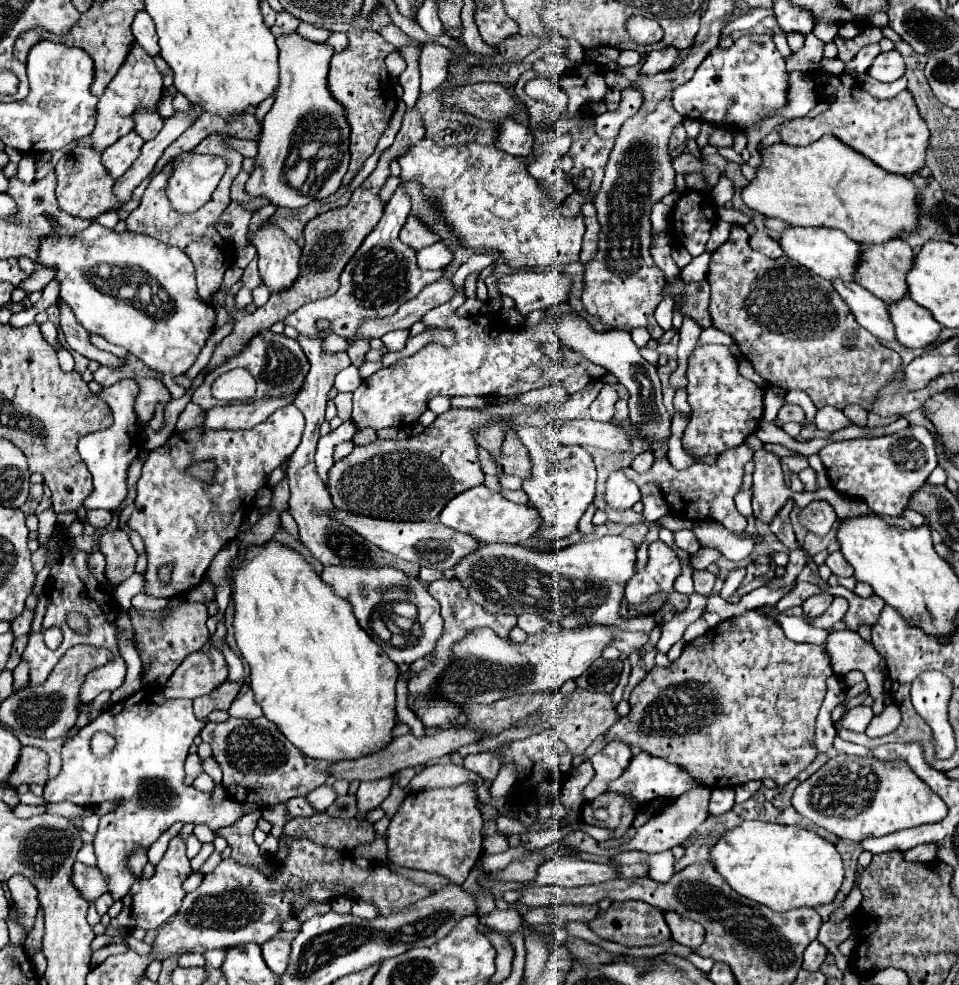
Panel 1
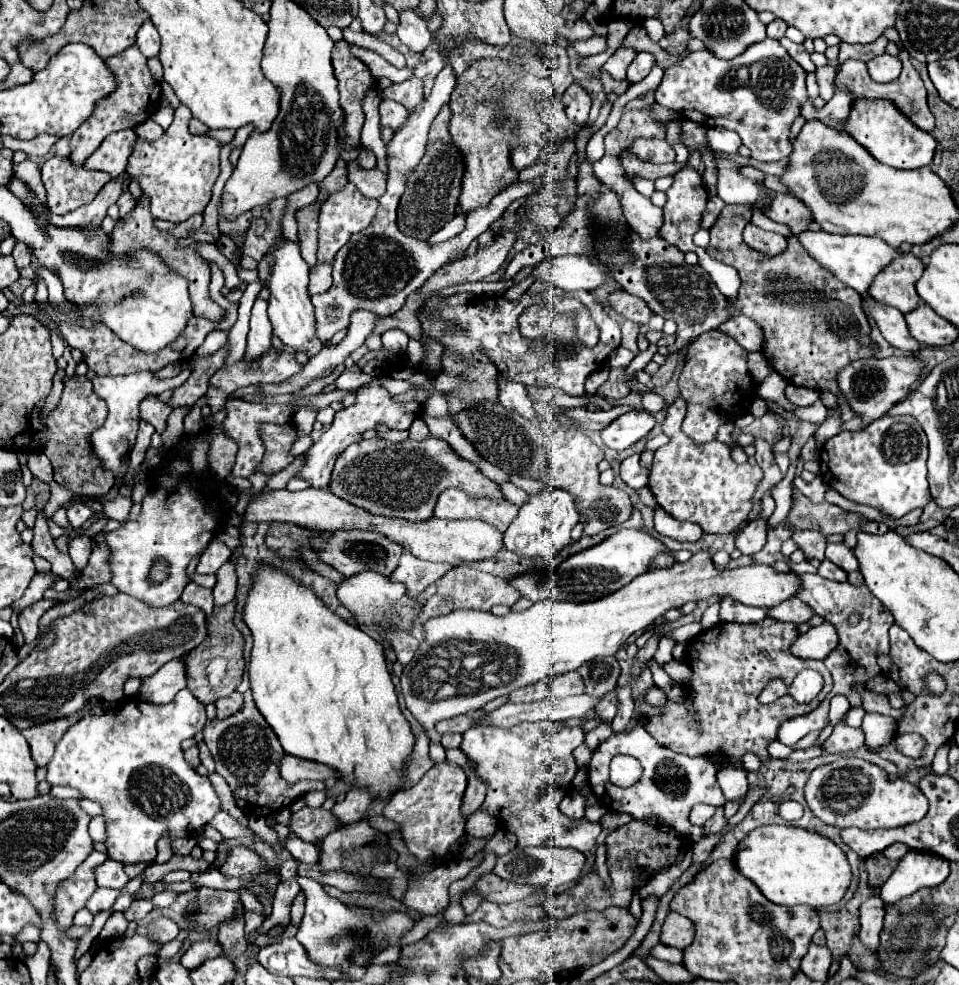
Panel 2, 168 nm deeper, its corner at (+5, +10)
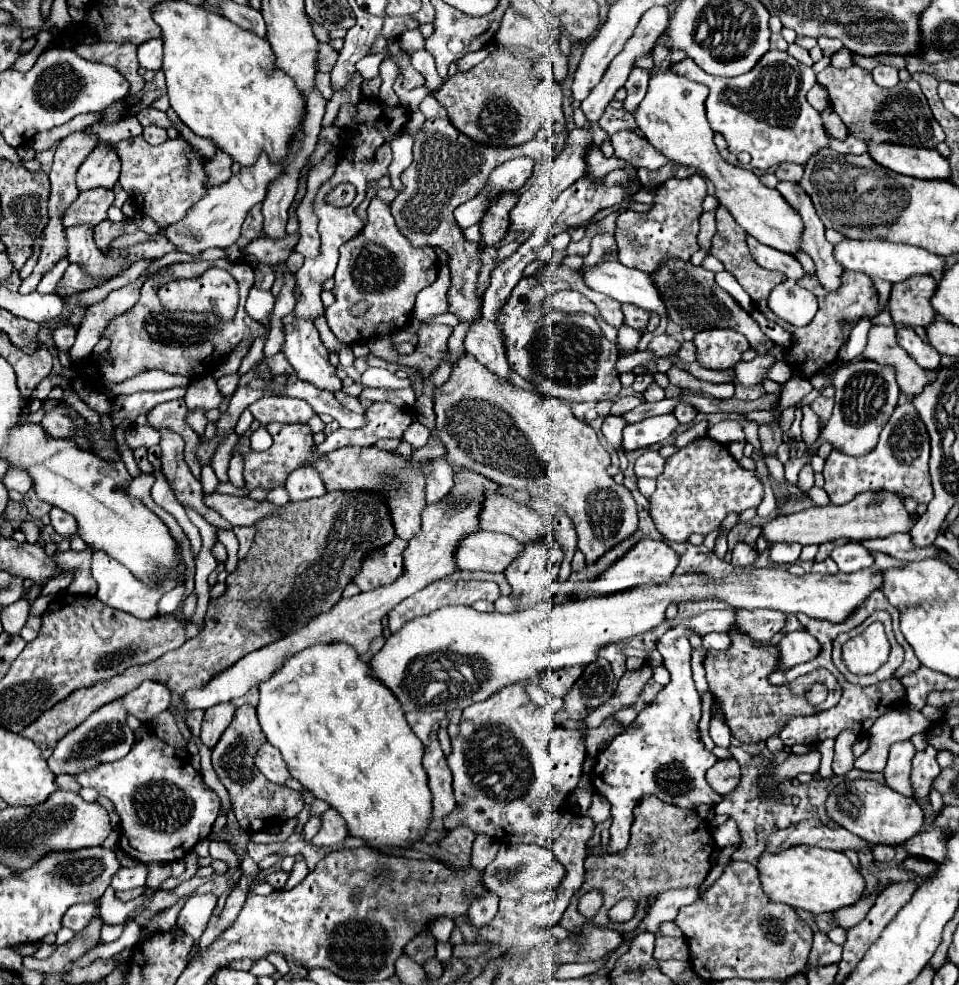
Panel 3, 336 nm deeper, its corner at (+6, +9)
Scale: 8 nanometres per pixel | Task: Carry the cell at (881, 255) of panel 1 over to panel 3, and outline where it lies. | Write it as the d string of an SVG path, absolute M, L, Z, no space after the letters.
M913 275L905 281L893 283L887 307L895 325L927 327L927 323L935 319L935 311L929 305L935 287L937 281L931 275Z

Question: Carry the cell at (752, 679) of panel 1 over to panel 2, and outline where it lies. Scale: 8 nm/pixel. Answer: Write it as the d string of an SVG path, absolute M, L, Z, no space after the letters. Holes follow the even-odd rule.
M764 618L762 622L756 624L718 624L706 632L700 632L690 644L688 644L688 662L692 666L692 680L686 686L692 692L692 702L696 706L696 712L690 712L686 706L668 702L664 710L652 708L644 702L644 698L636 700L636 708L640 710L640 714L648 714L648 724L646 730L666 748L686 754L686 756L722 756L722 758L730 758L736 756L738 760L742 760L742 756L746 752L754 752L760 760L768 758L768 744L772 740L776 740L776 732L778 726L784 720L808 714L812 710L816 710L820 706L820 702L826 698L826 694L832 690L832 676L828 672L828 668L824 666L824 662L820 660L802 660L790 654L790 646L792 642L798 638L798 630L794 624L790 622L776 622L772 618ZM804 668L812 668L816 672L822 674L824 678L824 690L818 694L818 698L810 704L798 704L790 694L778 698L774 704L762 706L758 702L758 694L764 690L764 686L772 680L772 678L782 678L786 682L786 686L792 684L792 680L796 678L796 674Z

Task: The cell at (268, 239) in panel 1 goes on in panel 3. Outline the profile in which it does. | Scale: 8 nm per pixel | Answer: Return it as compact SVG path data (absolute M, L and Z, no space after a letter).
M291 311L289 315L283 317L283 335L285 335L285 341L281 345L281 351L287 357L287 361L293 365L293 369L297 371L299 379L315 383L317 387L323 387L329 391L341 389L341 379L335 375L335 367L329 363L329 353L323 347L319 339L319 331L311 319L297 317L297 313Z

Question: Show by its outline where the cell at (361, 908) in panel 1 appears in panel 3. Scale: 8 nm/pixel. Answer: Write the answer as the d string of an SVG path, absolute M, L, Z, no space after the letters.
M443 915L443 917L437 917L429 927L431 927L431 933L435 935L437 941L447 941L451 931L453 931L453 927L455 927L455 923L453 923L451 917Z

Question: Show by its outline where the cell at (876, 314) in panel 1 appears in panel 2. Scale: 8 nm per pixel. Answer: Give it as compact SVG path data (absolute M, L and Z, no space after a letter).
M868 300L872 304L870 312L872 316L876 318L878 322L878 328L882 332L882 336L894 346L894 348L900 348L900 350L906 350L906 352L912 352L916 354L922 346L920 342L916 342L910 334L908 334L908 326L904 322L904 314L896 308L890 308L890 306L884 306L884 304L878 304L876 300Z

